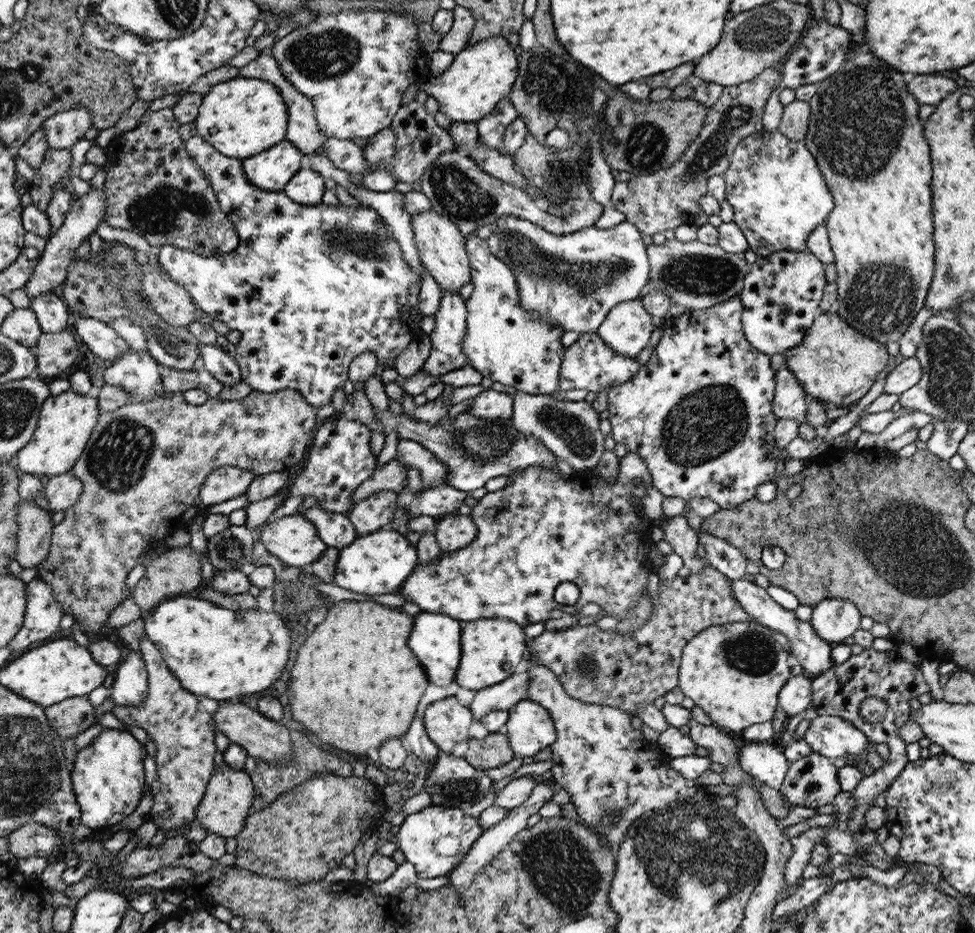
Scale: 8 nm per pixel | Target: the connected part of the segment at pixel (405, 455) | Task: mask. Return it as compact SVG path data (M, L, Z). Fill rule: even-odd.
M398 438L396 459L420 470L423 490L446 485L448 482L448 465L416 441Z

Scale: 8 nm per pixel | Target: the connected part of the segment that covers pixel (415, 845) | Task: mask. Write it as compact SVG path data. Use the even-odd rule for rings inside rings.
M430 805L404 819L397 832L397 848L414 865L420 878L448 875L470 852L485 830L477 818L466 816L459 808Z

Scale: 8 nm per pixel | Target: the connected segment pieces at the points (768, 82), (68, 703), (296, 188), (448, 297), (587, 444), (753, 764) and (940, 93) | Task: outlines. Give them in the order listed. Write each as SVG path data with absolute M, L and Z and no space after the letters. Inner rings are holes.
M770 67L748 82L724 87L717 104L708 109L698 139L671 168L649 176L633 177L628 182L617 182L611 196L614 210L624 214L627 222L636 225L640 234L651 237L656 232L664 233L681 224L691 224L701 211L700 202L707 194L708 180L712 176L723 176L736 145L763 129L764 106L779 84L779 67Z
M73 697L46 708L52 728L64 738L76 738L86 728L98 723L96 712L88 697Z
M301 170L292 178L285 191L289 197L300 205L320 205L323 203L322 195L326 190L326 180L309 170Z
M442 292L435 315L435 327L429 334L431 351L420 372L440 377L468 364L462 339L466 333L467 308L459 292Z
M520 391L511 396L514 429L537 438L552 454L566 460L576 471L588 472L596 467L605 450L605 436L600 431L599 413L591 403L585 400L558 400L547 394L533 395Z
M770 741L750 742L740 748L740 753L740 765L747 774L780 791L790 764L782 746Z
M906 73L906 89L916 97L918 103L940 104L948 94L957 89L956 82L952 78L942 75Z

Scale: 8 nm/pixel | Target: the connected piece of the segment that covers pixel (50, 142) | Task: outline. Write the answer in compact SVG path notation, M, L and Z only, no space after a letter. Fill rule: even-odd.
M76 106L72 110L58 112L52 115L50 119L43 122L44 132L46 132L46 143L51 150L68 149L72 147L81 139L84 138L86 131L92 127L92 112L84 106Z

